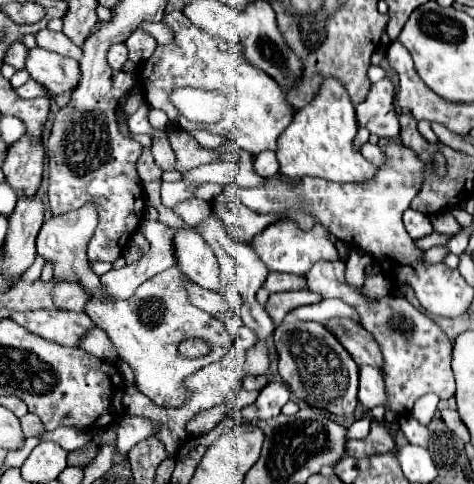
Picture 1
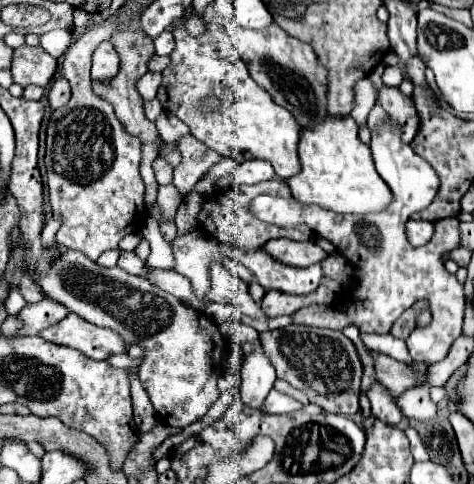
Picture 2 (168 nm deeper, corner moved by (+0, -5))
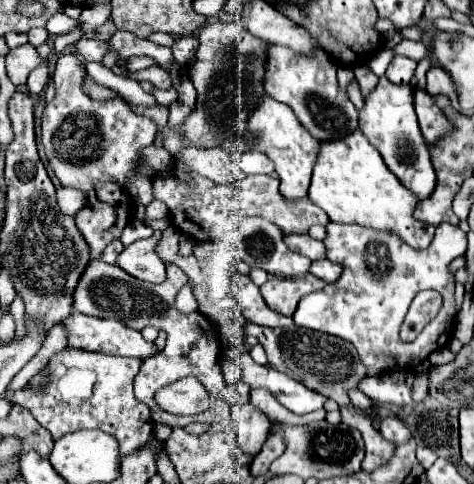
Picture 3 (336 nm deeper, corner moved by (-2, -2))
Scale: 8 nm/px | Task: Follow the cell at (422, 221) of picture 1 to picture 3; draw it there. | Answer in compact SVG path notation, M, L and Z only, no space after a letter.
M355 129L343 139L321 143L309 185L309 199L319 205L335 223L357 223L373 229L397 233L413 249L425 249L435 233L435 227L413 219L415 197L387 169L379 151L367 143L367 137Z

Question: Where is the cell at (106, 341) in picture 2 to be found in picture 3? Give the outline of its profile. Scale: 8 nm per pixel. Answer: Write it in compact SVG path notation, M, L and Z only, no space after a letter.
M71 313L67 319L61 323L67 331L67 345L83 351L101 351L105 355L123 355L123 357L139 357L147 359L157 353L155 345L145 341L139 331L115 321L115 319L99 319L99 317L89 317L81 313Z

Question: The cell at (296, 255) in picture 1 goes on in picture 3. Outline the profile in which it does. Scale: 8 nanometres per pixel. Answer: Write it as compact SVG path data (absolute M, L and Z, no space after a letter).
M285 235L285 243L287 243L287 247L291 251L301 253L301 255L309 257L311 261L325 259L327 257L325 243L323 241L317 241L317 239L311 239L309 235Z

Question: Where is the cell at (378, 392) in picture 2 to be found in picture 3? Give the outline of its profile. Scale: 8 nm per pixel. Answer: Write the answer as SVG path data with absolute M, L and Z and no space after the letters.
M383 417L381 425L379 425L379 431L387 441L391 441L395 445L405 443L411 437L409 429L405 427L405 423L399 417Z

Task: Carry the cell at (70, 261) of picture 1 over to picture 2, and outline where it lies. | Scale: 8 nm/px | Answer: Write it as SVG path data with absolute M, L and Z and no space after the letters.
M73 250L61 252L39 286L47 298L63 304L69 312L79 314L95 326L107 326L119 332L127 346L141 344L145 348L139 378L157 416L165 424L183 429L199 420L219 398L217 378L223 334L203 312L185 306L173 294L163 292L143 278L123 274L119 266L99 266Z

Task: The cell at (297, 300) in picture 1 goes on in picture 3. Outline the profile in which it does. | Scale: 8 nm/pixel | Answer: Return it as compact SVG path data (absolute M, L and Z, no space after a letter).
M311 273L305 279L269 277L269 281L265 285L261 285L261 295L273 311L291 317L295 313L295 307L301 297L305 297L313 291L319 291L325 285L327 285L327 281L323 281Z

